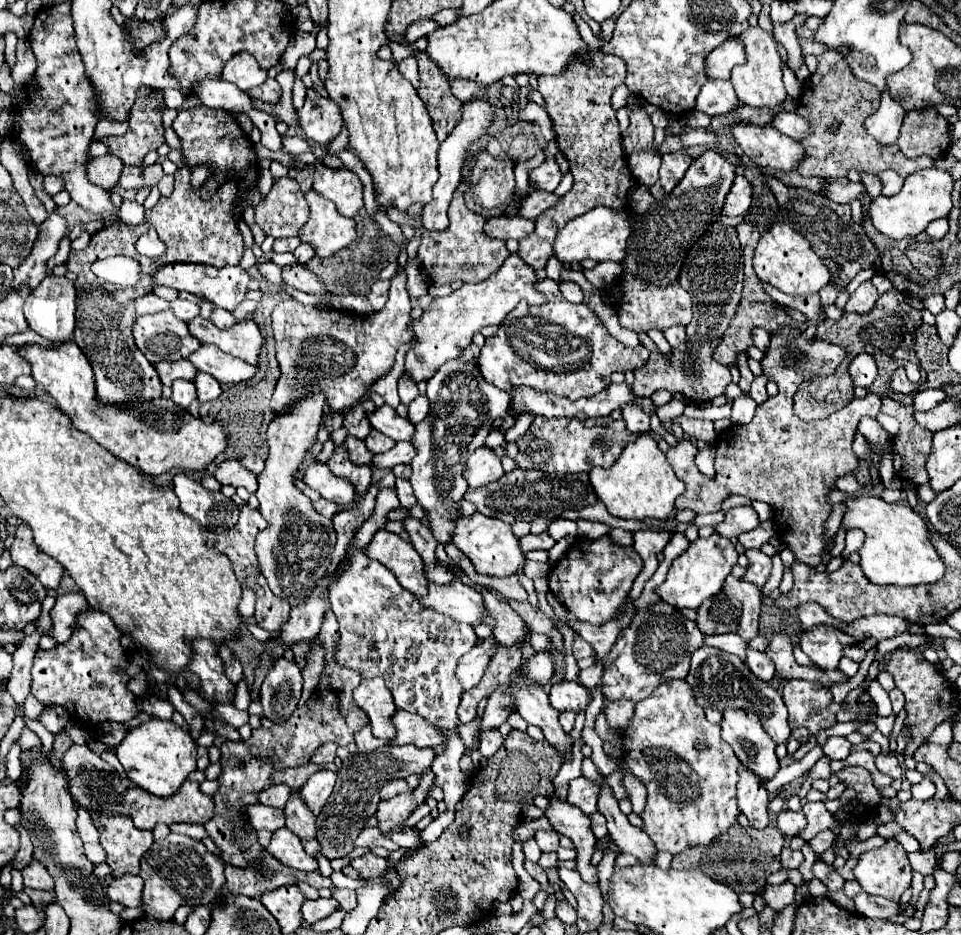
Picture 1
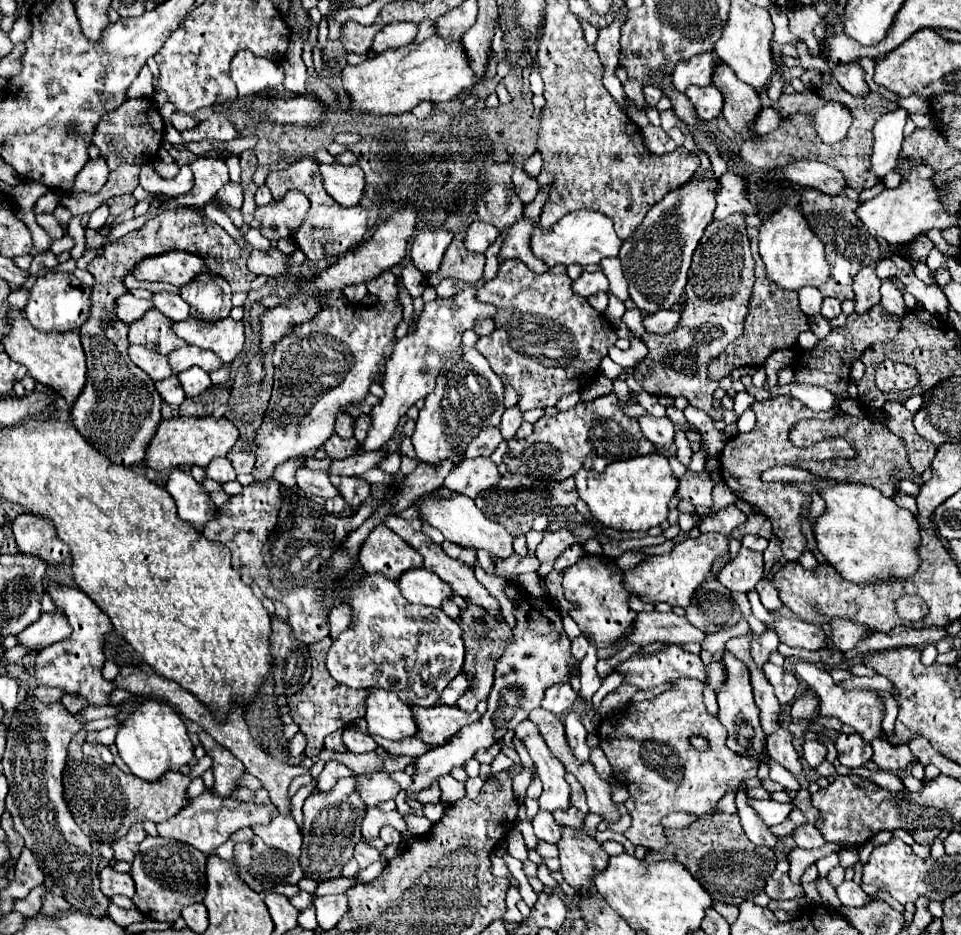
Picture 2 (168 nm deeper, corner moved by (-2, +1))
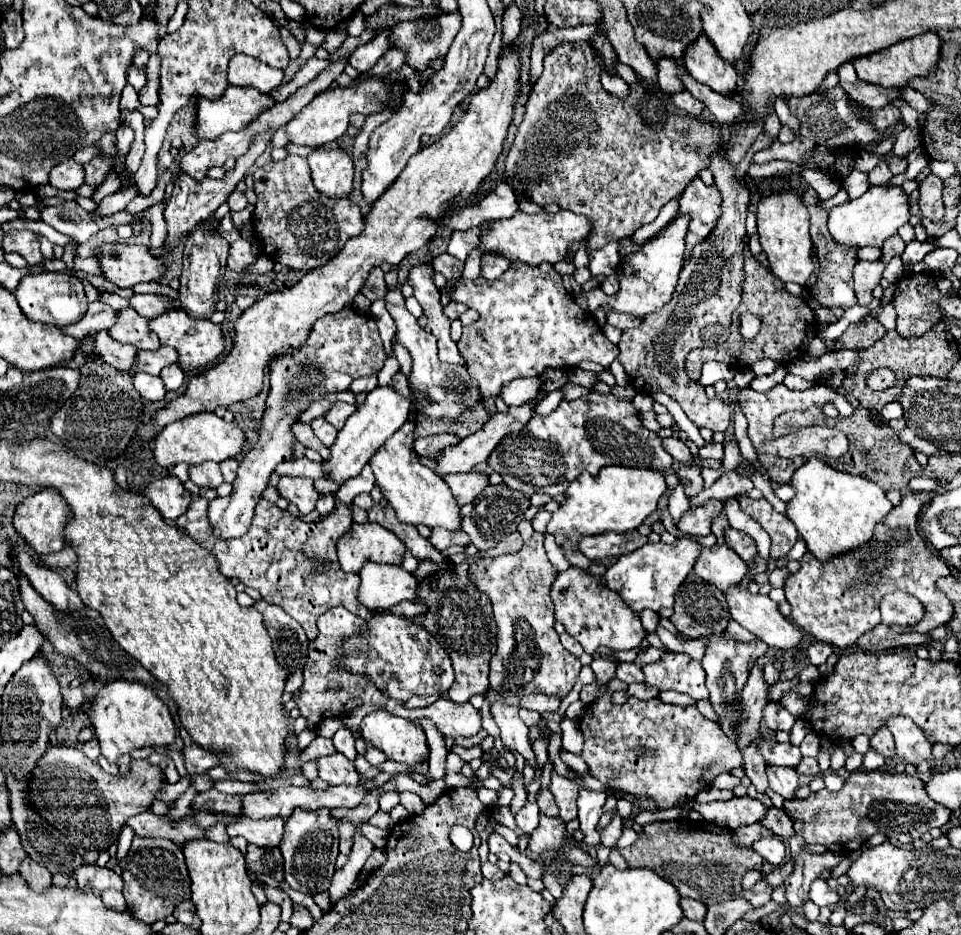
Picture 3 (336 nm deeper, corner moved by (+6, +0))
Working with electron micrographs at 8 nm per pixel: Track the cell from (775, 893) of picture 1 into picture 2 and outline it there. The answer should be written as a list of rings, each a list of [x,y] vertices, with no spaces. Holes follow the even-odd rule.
[[[828,842],[822,846],[822,848],[816,848],[816,850],[802,850],[802,848],[794,848],[788,858],[790,858],[790,880],[794,884],[800,884],[800,876],[802,872],[814,864],[820,854],[828,854]]]

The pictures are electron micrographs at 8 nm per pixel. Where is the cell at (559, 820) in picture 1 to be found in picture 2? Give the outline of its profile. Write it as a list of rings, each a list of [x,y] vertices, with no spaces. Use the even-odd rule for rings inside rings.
[[[524,720],[516,726],[516,736],[524,740],[530,758],[538,770],[538,776],[544,784],[542,796],[538,798],[540,810],[554,812],[554,810],[568,810],[570,808],[570,786],[564,780],[564,766],[556,760],[546,746],[544,738],[540,736],[536,724],[532,720]]]

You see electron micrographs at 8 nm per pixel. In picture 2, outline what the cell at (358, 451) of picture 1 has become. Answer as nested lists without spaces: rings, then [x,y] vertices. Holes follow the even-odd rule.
[[[332,434],[332,436],[326,440],[324,448],[326,448],[326,454],[332,456],[334,460],[344,460],[344,458],[348,458],[348,456],[358,454],[358,452],[356,452],[356,444],[358,444],[356,438],[344,440],[344,438]]]

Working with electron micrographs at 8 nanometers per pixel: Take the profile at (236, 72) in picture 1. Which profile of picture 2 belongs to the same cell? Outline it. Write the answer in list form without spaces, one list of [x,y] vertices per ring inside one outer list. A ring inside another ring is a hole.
[[[240,50],[230,64],[230,78],[238,88],[238,96],[254,96],[268,88],[276,88],[284,80],[284,68],[272,60],[258,58],[250,50]]]

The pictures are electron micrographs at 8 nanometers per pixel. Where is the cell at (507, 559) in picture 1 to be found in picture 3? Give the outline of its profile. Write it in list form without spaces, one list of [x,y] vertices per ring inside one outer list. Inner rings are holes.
[[[406,421],[370,459],[376,483],[382,487],[388,503],[394,507],[400,521],[410,525],[446,527],[450,531],[460,529],[460,507],[452,497],[448,485],[430,467],[424,467],[414,453],[414,423]]]

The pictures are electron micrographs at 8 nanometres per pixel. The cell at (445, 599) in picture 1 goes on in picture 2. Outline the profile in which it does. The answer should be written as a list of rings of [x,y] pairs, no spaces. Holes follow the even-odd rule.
[[[426,568],[404,572],[404,576],[400,576],[398,580],[398,586],[412,604],[434,606],[434,608],[440,608],[446,600],[452,600],[452,596],[456,594],[452,592],[450,584],[446,584]]]

